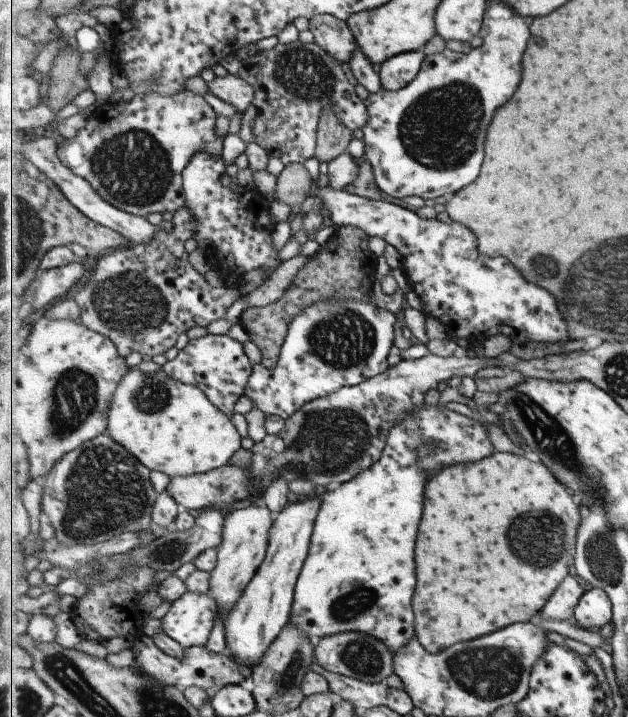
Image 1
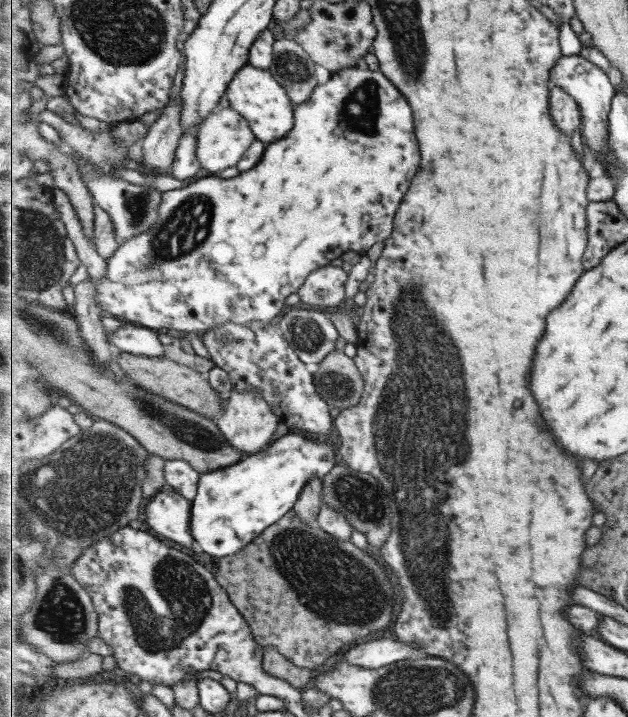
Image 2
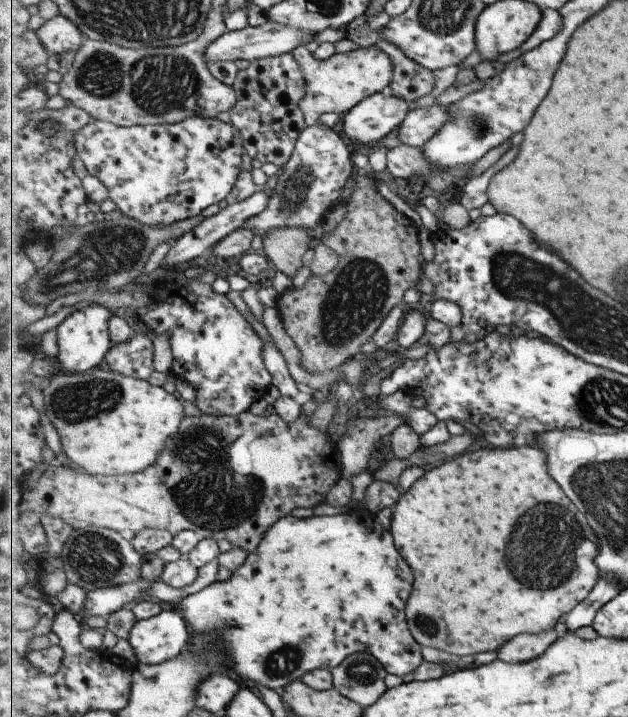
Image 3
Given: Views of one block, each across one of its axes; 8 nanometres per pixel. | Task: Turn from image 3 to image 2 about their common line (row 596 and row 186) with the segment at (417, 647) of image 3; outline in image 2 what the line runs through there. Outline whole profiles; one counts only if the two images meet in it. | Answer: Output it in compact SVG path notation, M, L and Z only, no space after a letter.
M364 65L349 67L337 71L329 80L317 85L311 98L295 106L295 127L288 137L271 143L258 167L240 173L233 179L222 180L219 177L203 177L189 183L178 190L163 193L164 203L161 204L159 220L147 232L134 239L121 243L118 251L109 259L107 275L101 281L95 281L98 290L98 303L101 308L113 317L121 316L127 322L158 331L169 331L175 334L202 333L210 328L217 328L232 320L237 324L252 322L274 322L285 308L285 298L297 293L304 286L309 275L328 266L333 260L349 250L365 254L377 242L386 241L394 231L396 214L412 187L412 180L421 168L420 142L416 132L416 119L408 97L384 75L383 71L373 71Z

